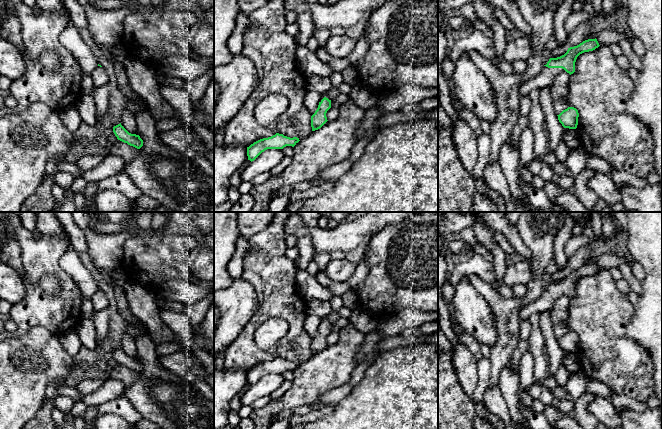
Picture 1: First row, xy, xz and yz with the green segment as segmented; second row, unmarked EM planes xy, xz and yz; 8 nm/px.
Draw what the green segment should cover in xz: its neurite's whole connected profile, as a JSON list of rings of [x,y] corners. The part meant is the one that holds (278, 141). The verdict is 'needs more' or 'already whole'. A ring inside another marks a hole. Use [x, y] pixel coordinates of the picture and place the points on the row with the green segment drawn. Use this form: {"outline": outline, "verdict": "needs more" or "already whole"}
{"outline": [[[276,133],[271,137],[260,139],[247,147],[248,160],[251,162],[254,161],[267,149],[283,149],[286,146],[294,147],[299,141],[297,137],[290,138]]], "verdict": "already whole"}

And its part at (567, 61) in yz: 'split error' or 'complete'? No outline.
split error

